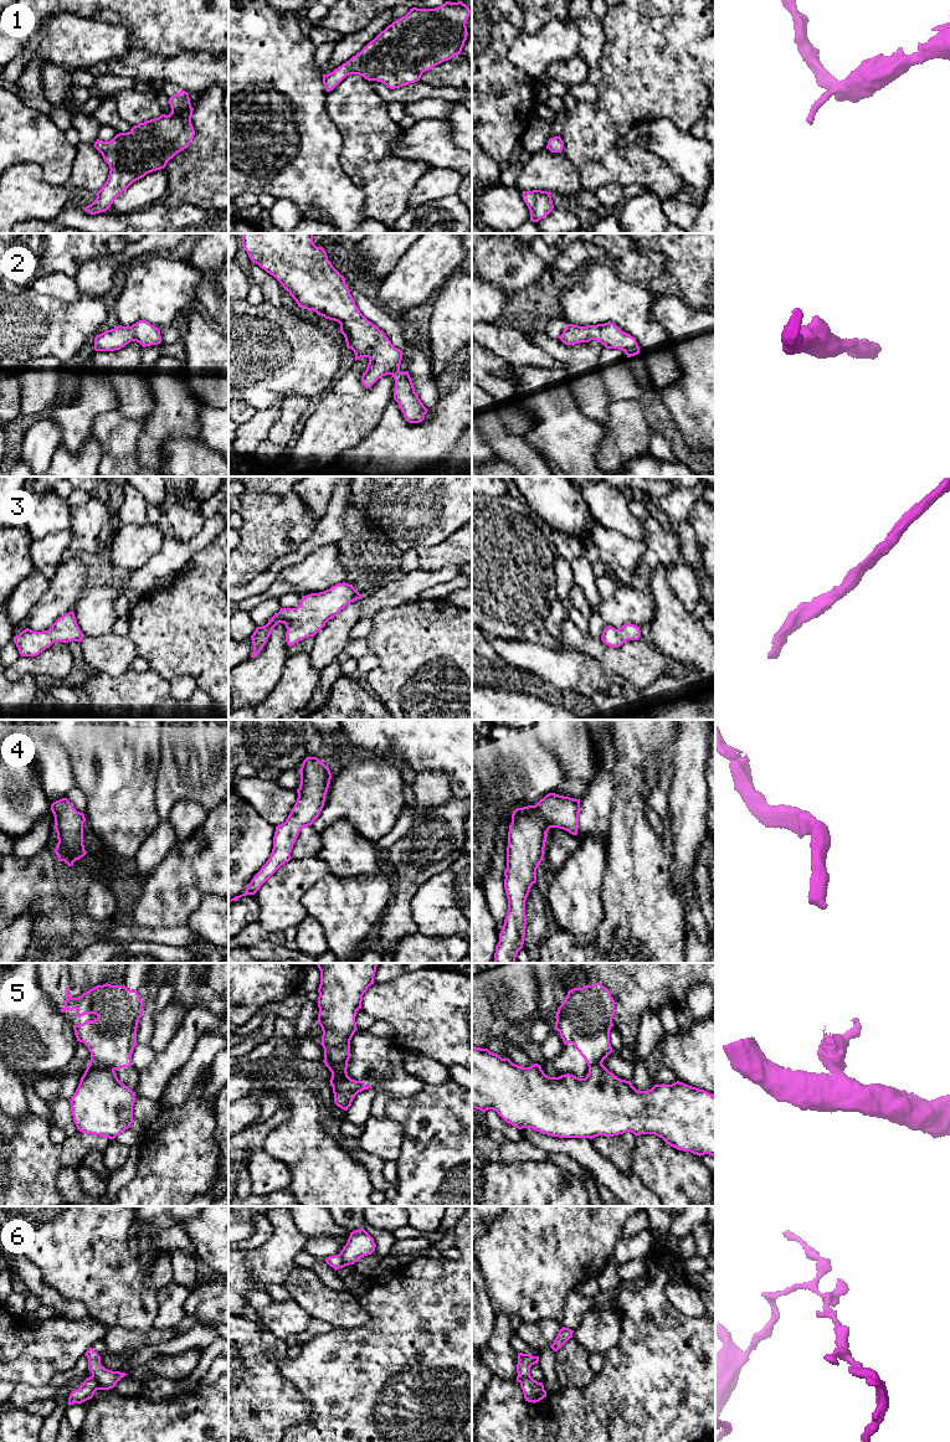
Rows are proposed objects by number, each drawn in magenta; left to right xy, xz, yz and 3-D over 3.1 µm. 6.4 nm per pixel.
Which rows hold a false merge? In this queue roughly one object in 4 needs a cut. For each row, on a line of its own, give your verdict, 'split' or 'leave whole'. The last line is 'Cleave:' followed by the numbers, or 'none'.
1: leave whole
2: leave whole
3: leave whole
4: leave whole
5: split
6: split
Cleave: 5, 6

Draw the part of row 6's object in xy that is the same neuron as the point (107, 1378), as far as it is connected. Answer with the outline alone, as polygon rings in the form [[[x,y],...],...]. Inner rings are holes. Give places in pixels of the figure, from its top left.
[[[89,1348],[84,1355],[88,1359],[88,1370],[98,1380],[98,1382],[106,1387],[113,1389],[122,1377],[128,1375],[125,1373],[112,1371],[102,1366],[101,1356],[92,1348]]]

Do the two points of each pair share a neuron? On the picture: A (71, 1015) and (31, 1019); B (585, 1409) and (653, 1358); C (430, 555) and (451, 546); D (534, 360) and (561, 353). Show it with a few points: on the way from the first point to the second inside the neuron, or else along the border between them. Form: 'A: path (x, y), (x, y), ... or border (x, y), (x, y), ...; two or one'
A: border (46, 993), (72, 1025), (77, 1040); two
B: path (602, 1409), (636, 1375); one
C: path (435, 555), (441, 555), (446, 551); one
D: border (528, 338), (553, 356), (561, 366); two

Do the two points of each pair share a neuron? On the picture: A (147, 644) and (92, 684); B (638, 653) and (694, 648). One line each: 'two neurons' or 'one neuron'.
A: two neurons
B: two neurons

